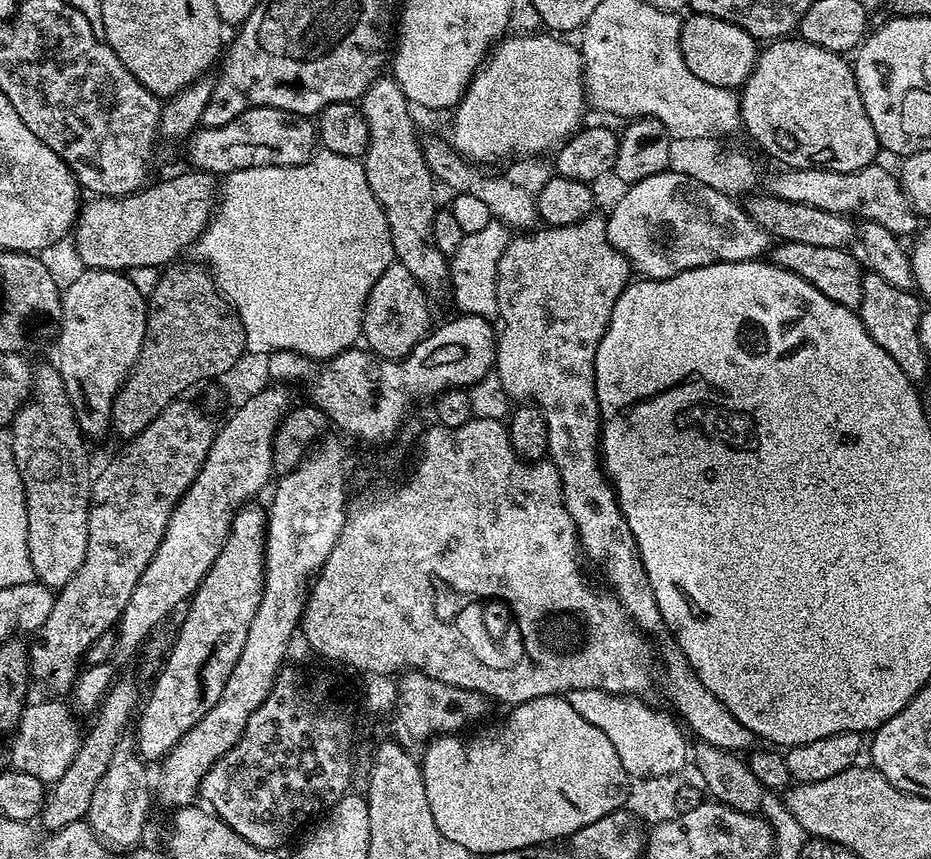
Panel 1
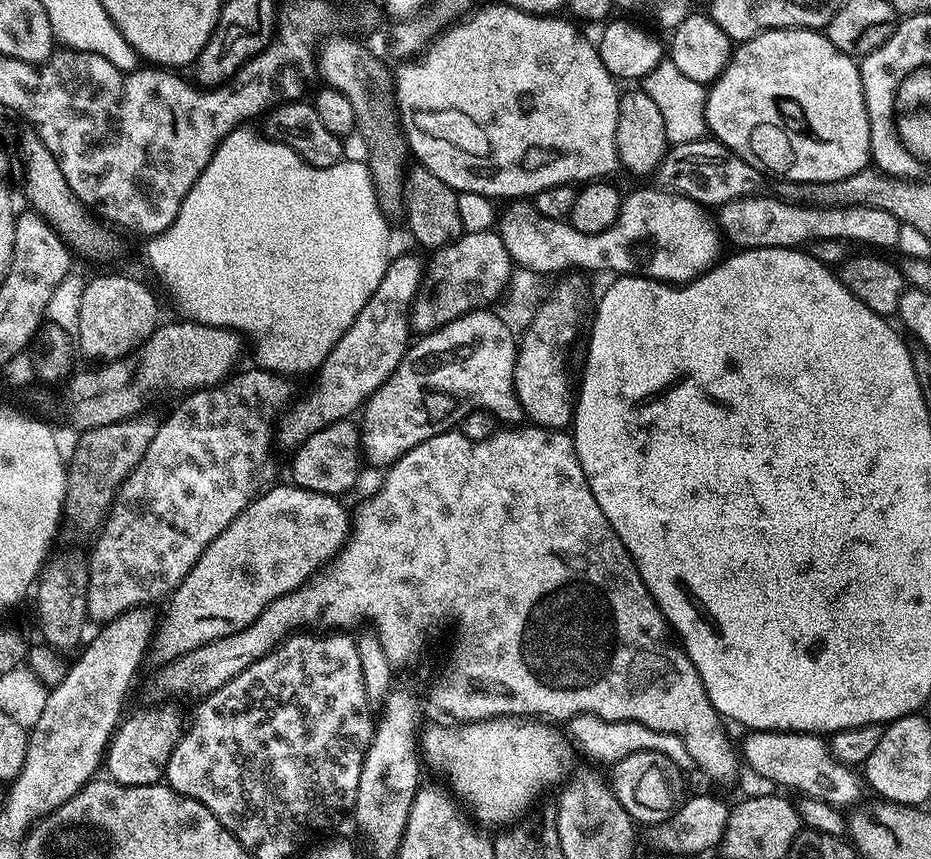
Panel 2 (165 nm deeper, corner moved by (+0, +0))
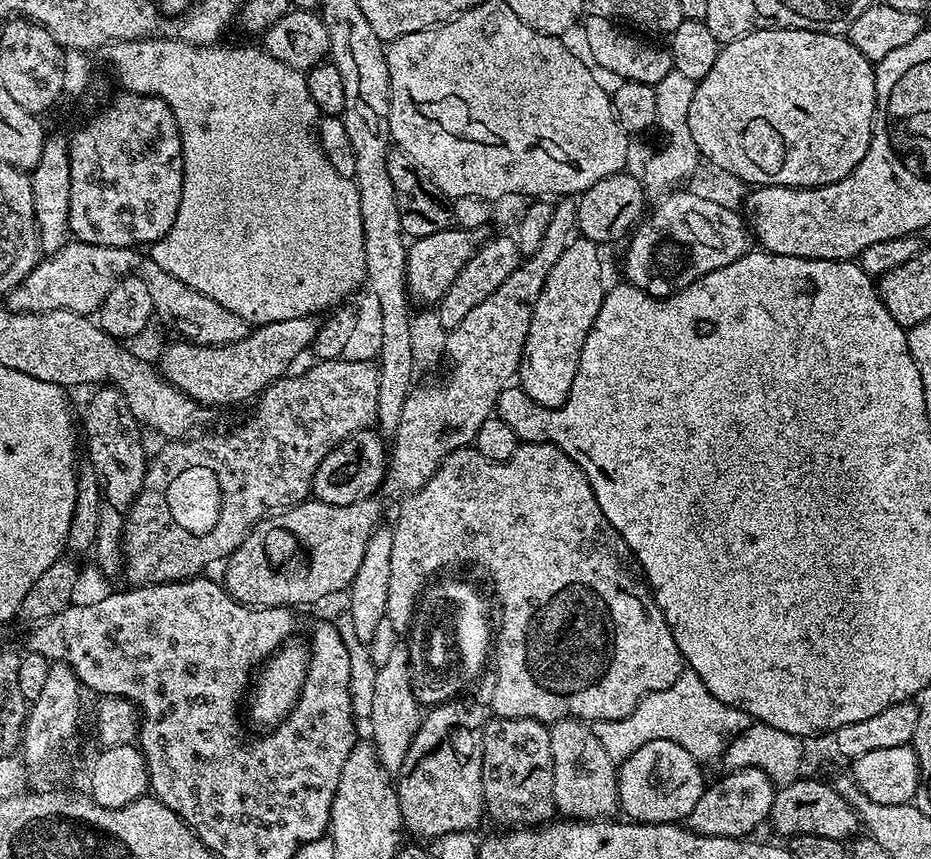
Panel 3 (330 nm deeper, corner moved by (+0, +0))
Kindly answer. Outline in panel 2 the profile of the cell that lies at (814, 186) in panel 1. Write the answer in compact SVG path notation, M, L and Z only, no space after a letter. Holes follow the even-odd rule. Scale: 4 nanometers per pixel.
M779 195L743 196L719 205L718 223L723 233L733 240L737 249L746 248L800 248L812 240L836 239L843 242L857 240L876 248L895 249L899 242L901 223L881 208L874 206L821 207L785 200Z

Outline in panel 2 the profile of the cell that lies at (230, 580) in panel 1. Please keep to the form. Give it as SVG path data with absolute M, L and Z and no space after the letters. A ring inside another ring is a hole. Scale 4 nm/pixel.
M164 704L161 708L148 708L145 712L136 712L129 718L128 724L121 723L112 733L106 751L107 775L117 784L142 786L143 784L159 784L165 779L170 762L170 754L174 754L174 746L178 746L180 737L186 727L186 720L172 704Z

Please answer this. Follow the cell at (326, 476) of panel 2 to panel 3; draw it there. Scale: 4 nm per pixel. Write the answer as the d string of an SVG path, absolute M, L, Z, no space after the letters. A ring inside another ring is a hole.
M372 430L356 432L334 450L330 450L314 474L311 495L334 506L350 506L359 500L375 497L386 475L386 444L379 438Z

